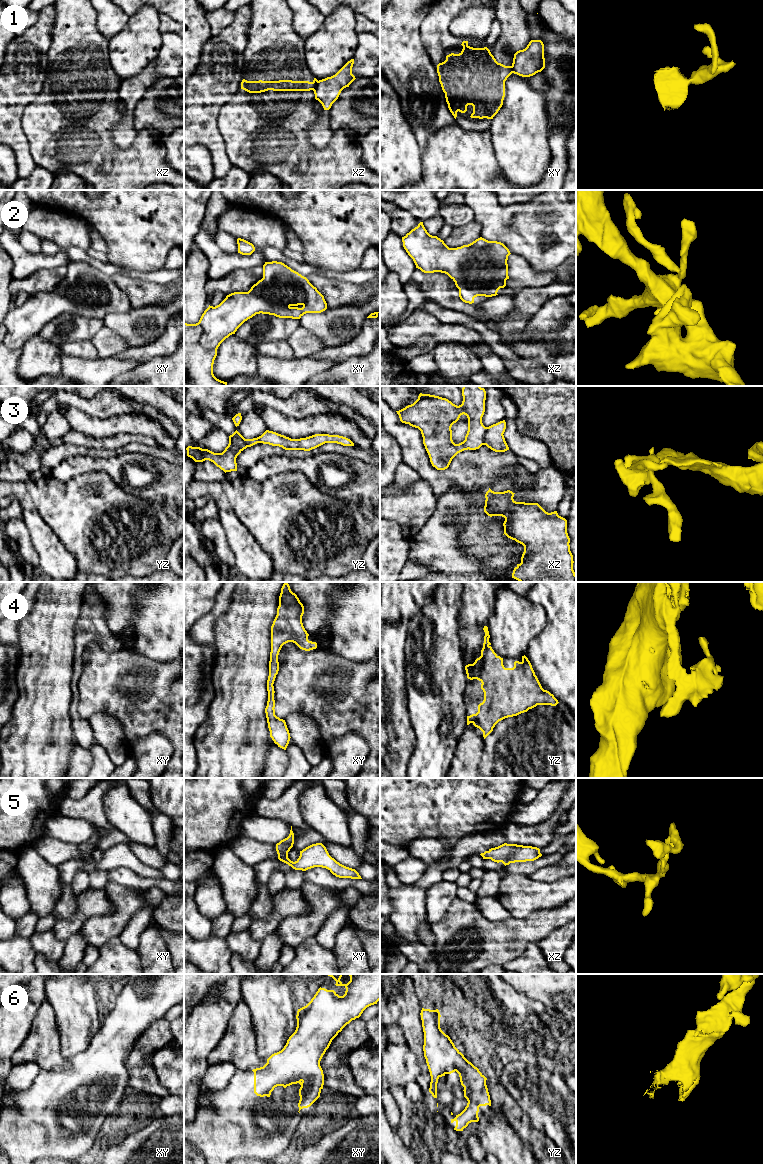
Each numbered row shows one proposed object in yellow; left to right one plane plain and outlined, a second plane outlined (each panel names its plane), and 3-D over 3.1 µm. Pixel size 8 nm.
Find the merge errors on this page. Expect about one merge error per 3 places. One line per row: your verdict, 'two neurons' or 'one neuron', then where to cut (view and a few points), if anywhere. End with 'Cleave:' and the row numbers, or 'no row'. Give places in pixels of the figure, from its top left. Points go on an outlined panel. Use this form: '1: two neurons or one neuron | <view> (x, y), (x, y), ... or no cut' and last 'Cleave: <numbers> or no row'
1: two neurons | xz (318, 81), (313, 90)
2: one neuron | no cut
3: two neurons | xz (487, 427), (484, 433), (483, 444)
4: one neuron | no cut
5: one neuron | no cut
6: one neuron | no cut
Cleave: 1, 3

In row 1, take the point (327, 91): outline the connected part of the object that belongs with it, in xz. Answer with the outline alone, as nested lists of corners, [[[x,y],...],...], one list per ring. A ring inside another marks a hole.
[[[354,59],[348,61],[335,75],[319,80],[314,88],[315,99],[318,100],[324,110],[329,110],[338,99],[341,91],[349,87],[356,79],[352,74]]]

